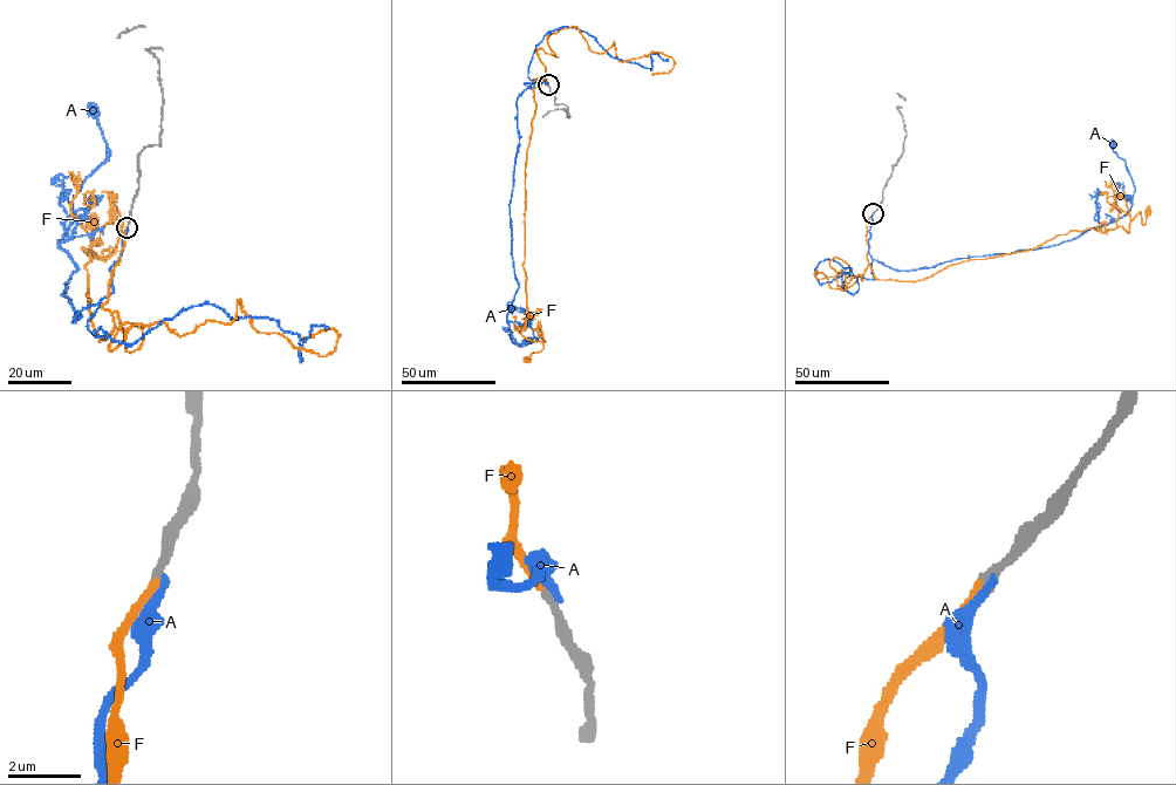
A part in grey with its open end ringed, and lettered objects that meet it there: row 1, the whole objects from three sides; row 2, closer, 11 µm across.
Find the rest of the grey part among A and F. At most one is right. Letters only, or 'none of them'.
F

